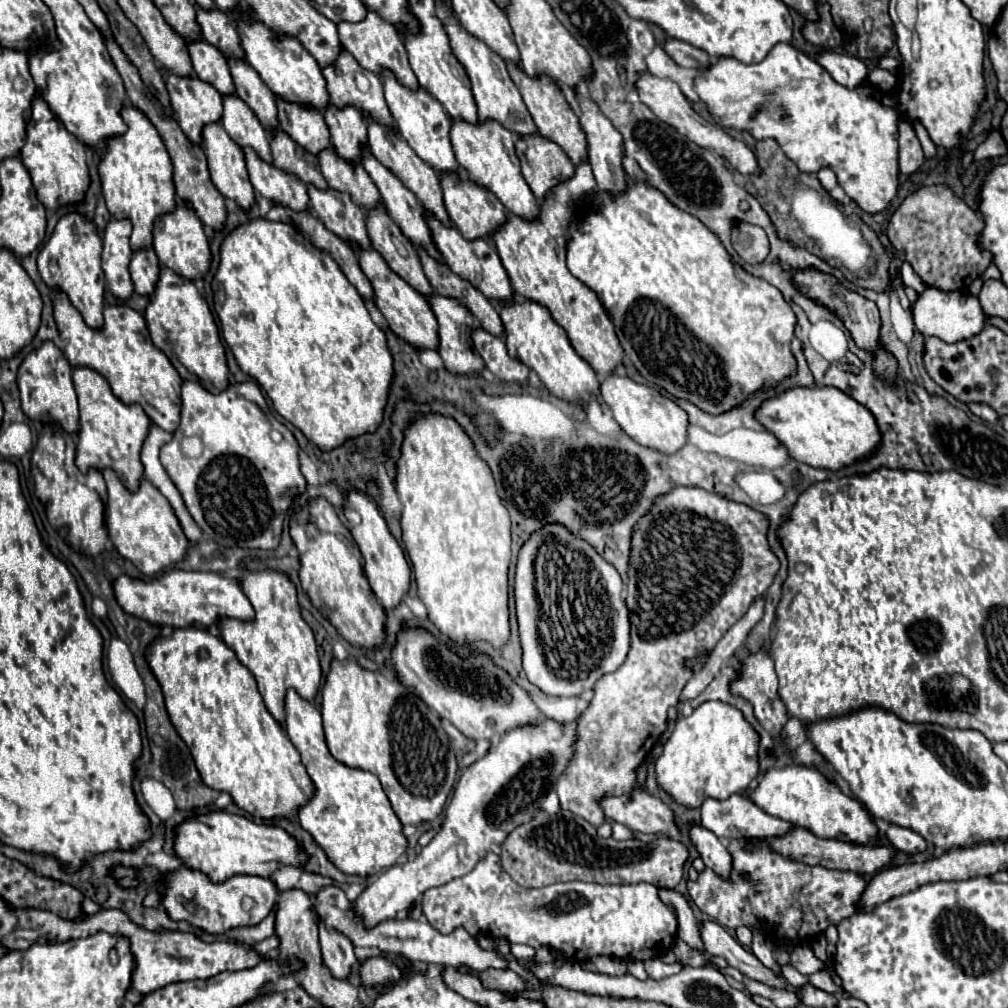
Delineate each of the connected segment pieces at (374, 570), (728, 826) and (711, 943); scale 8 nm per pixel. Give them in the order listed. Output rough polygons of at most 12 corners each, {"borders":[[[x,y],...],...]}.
{"borders":[[[350,487],[344,507],[370,589],[386,609],[410,587],[410,567],[376,501]],[[742,795],[708,797],[702,825],[720,839],[770,839],[794,825]],[[700,921],[700,939],[710,955],[730,967],[780,989],[776,977],[722,925]]]}

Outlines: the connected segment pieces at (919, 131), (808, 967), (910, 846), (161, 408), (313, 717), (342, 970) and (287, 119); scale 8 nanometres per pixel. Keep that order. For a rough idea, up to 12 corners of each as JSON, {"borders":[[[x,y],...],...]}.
{"borders":[[[916,123],[926,159],[936,157],[936,145],[930,141],[926,129]],[[800,945],[790,955],[790,961],[802,975],[812,975],[828,969],[830,963],[820,961],[812,947]],[[890,825],[886,839],[904,853],[922,853],[928,843],[912,829]],[[50,291],[64,359],[164,431],[180,423],[182,379],[152,345],[144,317],[104,307],[90,329]],[[294,689],[286,733],[314,785],[296,815],[348,875],[376,875],[408,841],[378,777],[330,755]],[[322,919],[324,965],[336,979],[348,979],[356,963],[352,941],[328,931]],[[278,99],[280,127],[306,151],[330,147],[322,111]]]}

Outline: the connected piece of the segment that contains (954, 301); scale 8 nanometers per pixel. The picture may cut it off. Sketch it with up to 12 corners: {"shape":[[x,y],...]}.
{"shape":[[926,287],[912,303],[924,337],[956,343],[986,317],[976,297]]}

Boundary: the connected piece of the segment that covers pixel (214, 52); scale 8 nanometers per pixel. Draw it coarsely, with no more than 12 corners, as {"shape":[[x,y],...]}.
{"shape":[[204,39],[188,45],[194,73],[234,93],[224,55]]}

